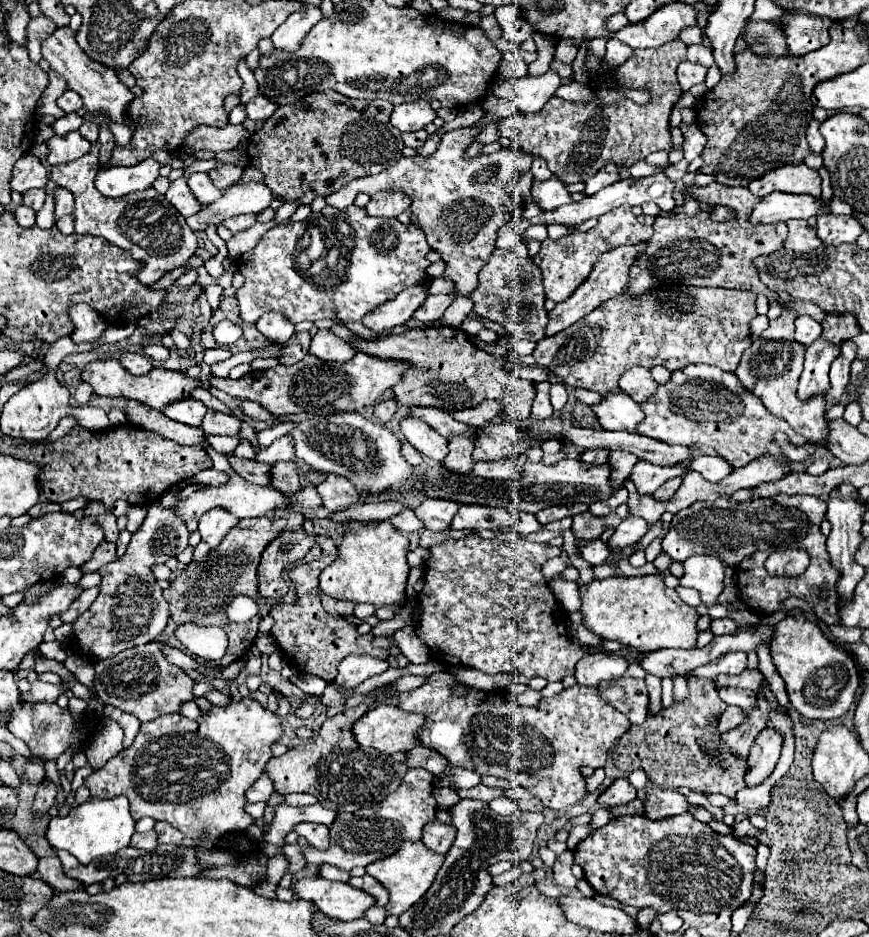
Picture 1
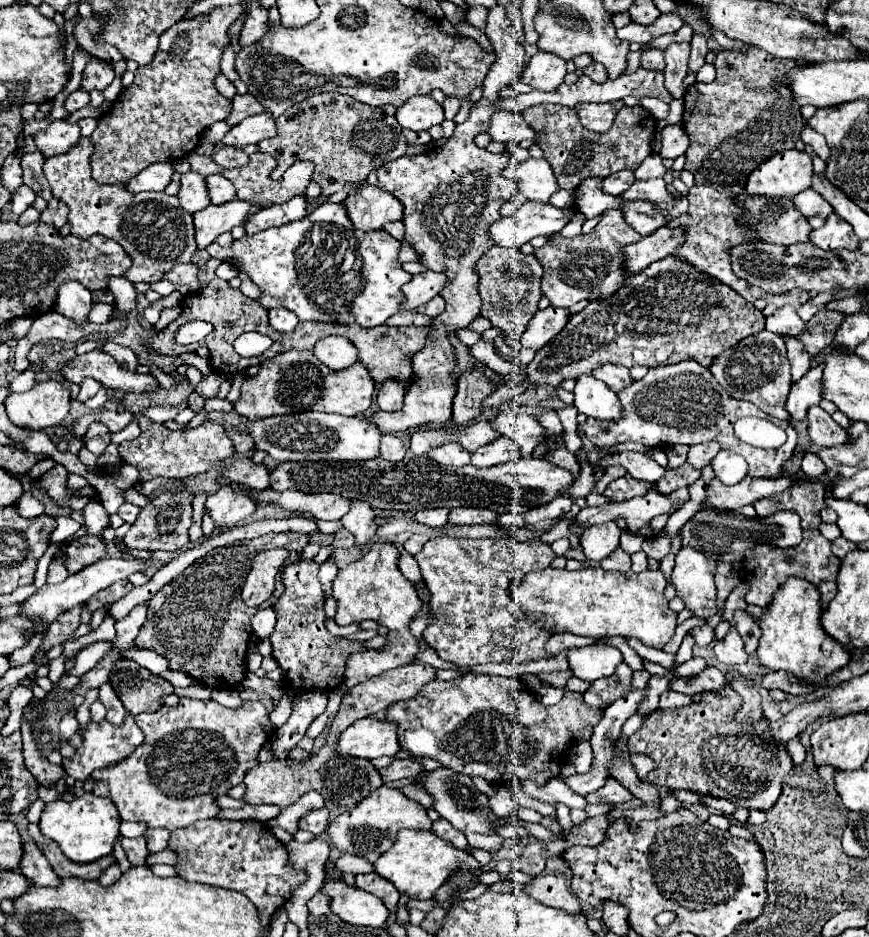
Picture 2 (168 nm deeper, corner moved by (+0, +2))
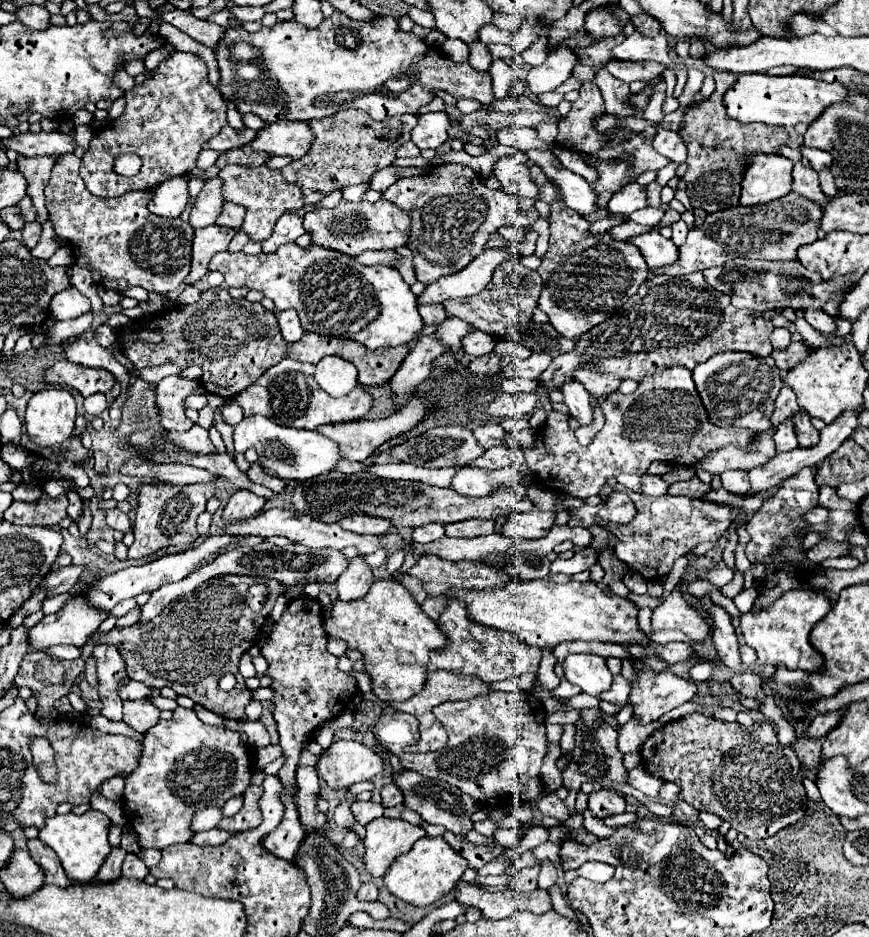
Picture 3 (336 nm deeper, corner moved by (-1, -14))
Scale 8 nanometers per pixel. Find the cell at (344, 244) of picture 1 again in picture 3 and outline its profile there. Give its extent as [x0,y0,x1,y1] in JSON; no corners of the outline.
[209,244,423,350]

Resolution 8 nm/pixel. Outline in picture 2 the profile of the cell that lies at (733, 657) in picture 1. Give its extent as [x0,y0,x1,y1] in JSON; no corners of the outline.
[716,628,748,666]

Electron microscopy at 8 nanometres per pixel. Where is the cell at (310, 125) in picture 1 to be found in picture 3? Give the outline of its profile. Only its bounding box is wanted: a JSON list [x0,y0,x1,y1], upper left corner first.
[281,110,415,204]

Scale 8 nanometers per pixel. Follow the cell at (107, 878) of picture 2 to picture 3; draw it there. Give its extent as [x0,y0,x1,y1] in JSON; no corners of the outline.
[97,848,125,882]

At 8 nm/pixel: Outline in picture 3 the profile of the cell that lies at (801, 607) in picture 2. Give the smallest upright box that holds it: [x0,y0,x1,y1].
[741,588,833,672]

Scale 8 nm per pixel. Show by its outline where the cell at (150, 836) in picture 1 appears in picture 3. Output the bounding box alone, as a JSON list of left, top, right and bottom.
[121,854,149,880]

